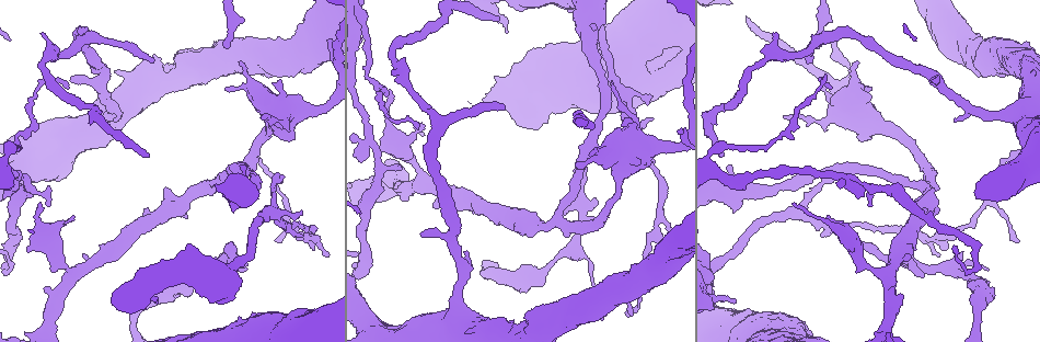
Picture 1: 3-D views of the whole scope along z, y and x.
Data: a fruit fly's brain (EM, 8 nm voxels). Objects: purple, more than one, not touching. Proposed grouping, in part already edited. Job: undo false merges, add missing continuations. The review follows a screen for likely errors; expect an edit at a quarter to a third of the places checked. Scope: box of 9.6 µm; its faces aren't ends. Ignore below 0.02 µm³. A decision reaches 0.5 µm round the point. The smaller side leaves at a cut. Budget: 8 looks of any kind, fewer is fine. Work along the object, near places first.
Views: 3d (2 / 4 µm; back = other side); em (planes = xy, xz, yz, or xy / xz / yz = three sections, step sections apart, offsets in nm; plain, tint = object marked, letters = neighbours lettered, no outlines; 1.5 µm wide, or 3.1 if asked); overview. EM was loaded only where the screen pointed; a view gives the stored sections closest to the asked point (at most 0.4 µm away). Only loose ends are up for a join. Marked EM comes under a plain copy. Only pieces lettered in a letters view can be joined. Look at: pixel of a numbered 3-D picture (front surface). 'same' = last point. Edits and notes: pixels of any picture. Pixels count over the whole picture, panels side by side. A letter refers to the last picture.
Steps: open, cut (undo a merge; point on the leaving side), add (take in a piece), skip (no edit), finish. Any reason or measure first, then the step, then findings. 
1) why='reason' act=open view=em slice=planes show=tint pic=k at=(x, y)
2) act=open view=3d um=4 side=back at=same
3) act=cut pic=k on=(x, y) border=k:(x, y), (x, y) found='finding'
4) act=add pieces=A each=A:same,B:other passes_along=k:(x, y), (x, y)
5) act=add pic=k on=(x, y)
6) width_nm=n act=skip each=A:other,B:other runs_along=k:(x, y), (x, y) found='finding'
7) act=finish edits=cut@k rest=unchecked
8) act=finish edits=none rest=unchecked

why='thick turns thin' act=open view=em slice=xy step=8 show=letters pic=1 at=(233, 268)

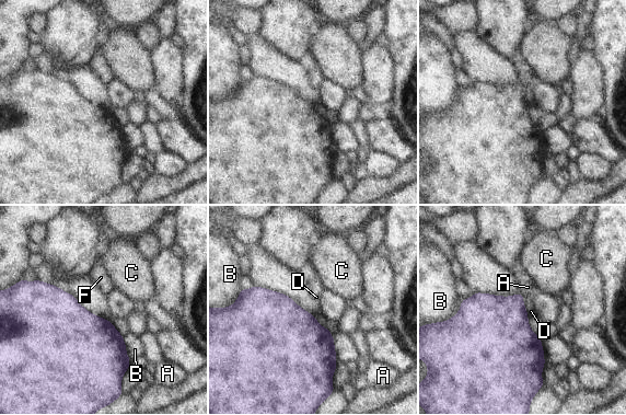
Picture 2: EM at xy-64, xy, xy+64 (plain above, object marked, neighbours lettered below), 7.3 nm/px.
act=open view=em slice=planes show=letters at=same

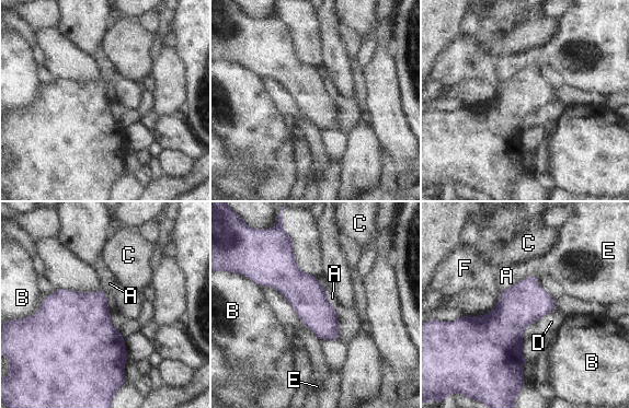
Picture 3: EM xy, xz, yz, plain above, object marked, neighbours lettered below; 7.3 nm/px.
width_nm=260 act=skip each=A:other,B:other,C:other,D:other,E:other,F:other border=3:(536, 274), (525, 277), (501, 291) found='one neuron here'

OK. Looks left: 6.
why='branch stops here' act=open view=em slice=planes show=letters pic=1 at=(225, 46)

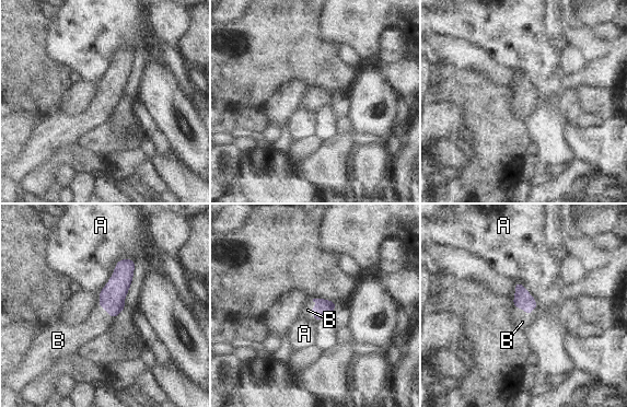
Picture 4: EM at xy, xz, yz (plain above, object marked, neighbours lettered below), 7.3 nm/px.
act=add pieces=B each=A:other,B:same passes_along=4:(522, 299), (526, 313), (522, 322) found='the neuron continues'

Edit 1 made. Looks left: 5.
act=open view=overview

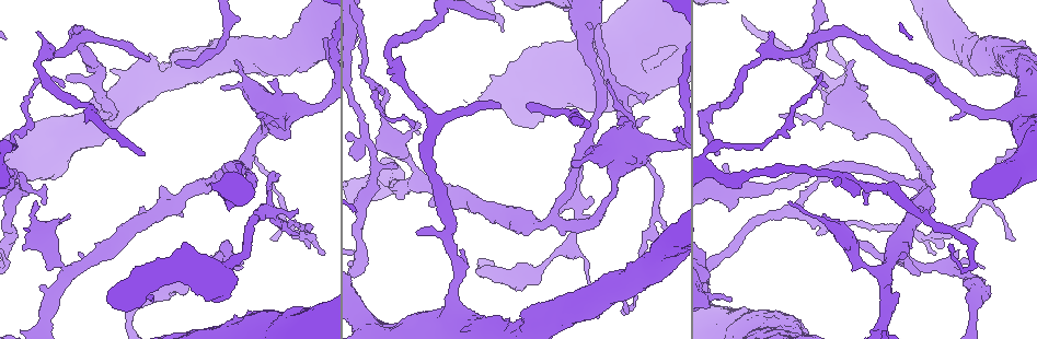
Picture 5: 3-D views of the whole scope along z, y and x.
why='branch stops here' act=open view=em slice=planes show=letters pic=5 at=(599, 317)

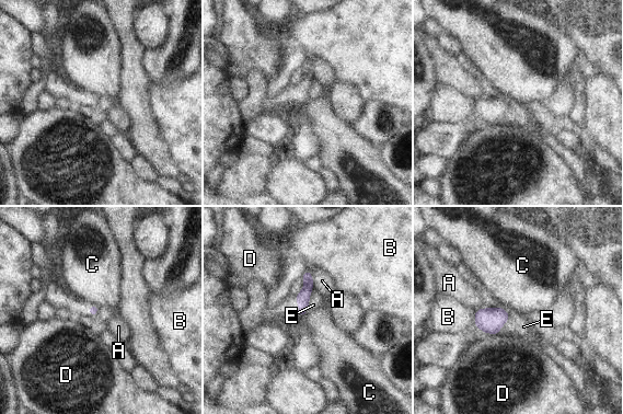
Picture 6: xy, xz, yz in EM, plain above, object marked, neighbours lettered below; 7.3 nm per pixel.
longest_contact=E:170nm act=skip each=A:other,B:other,C:other,D:other,E:other border=6:(308, 308), (302, 314) found='none of them fits'

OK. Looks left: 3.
act=finish edits=add@4 rest=unchecked

